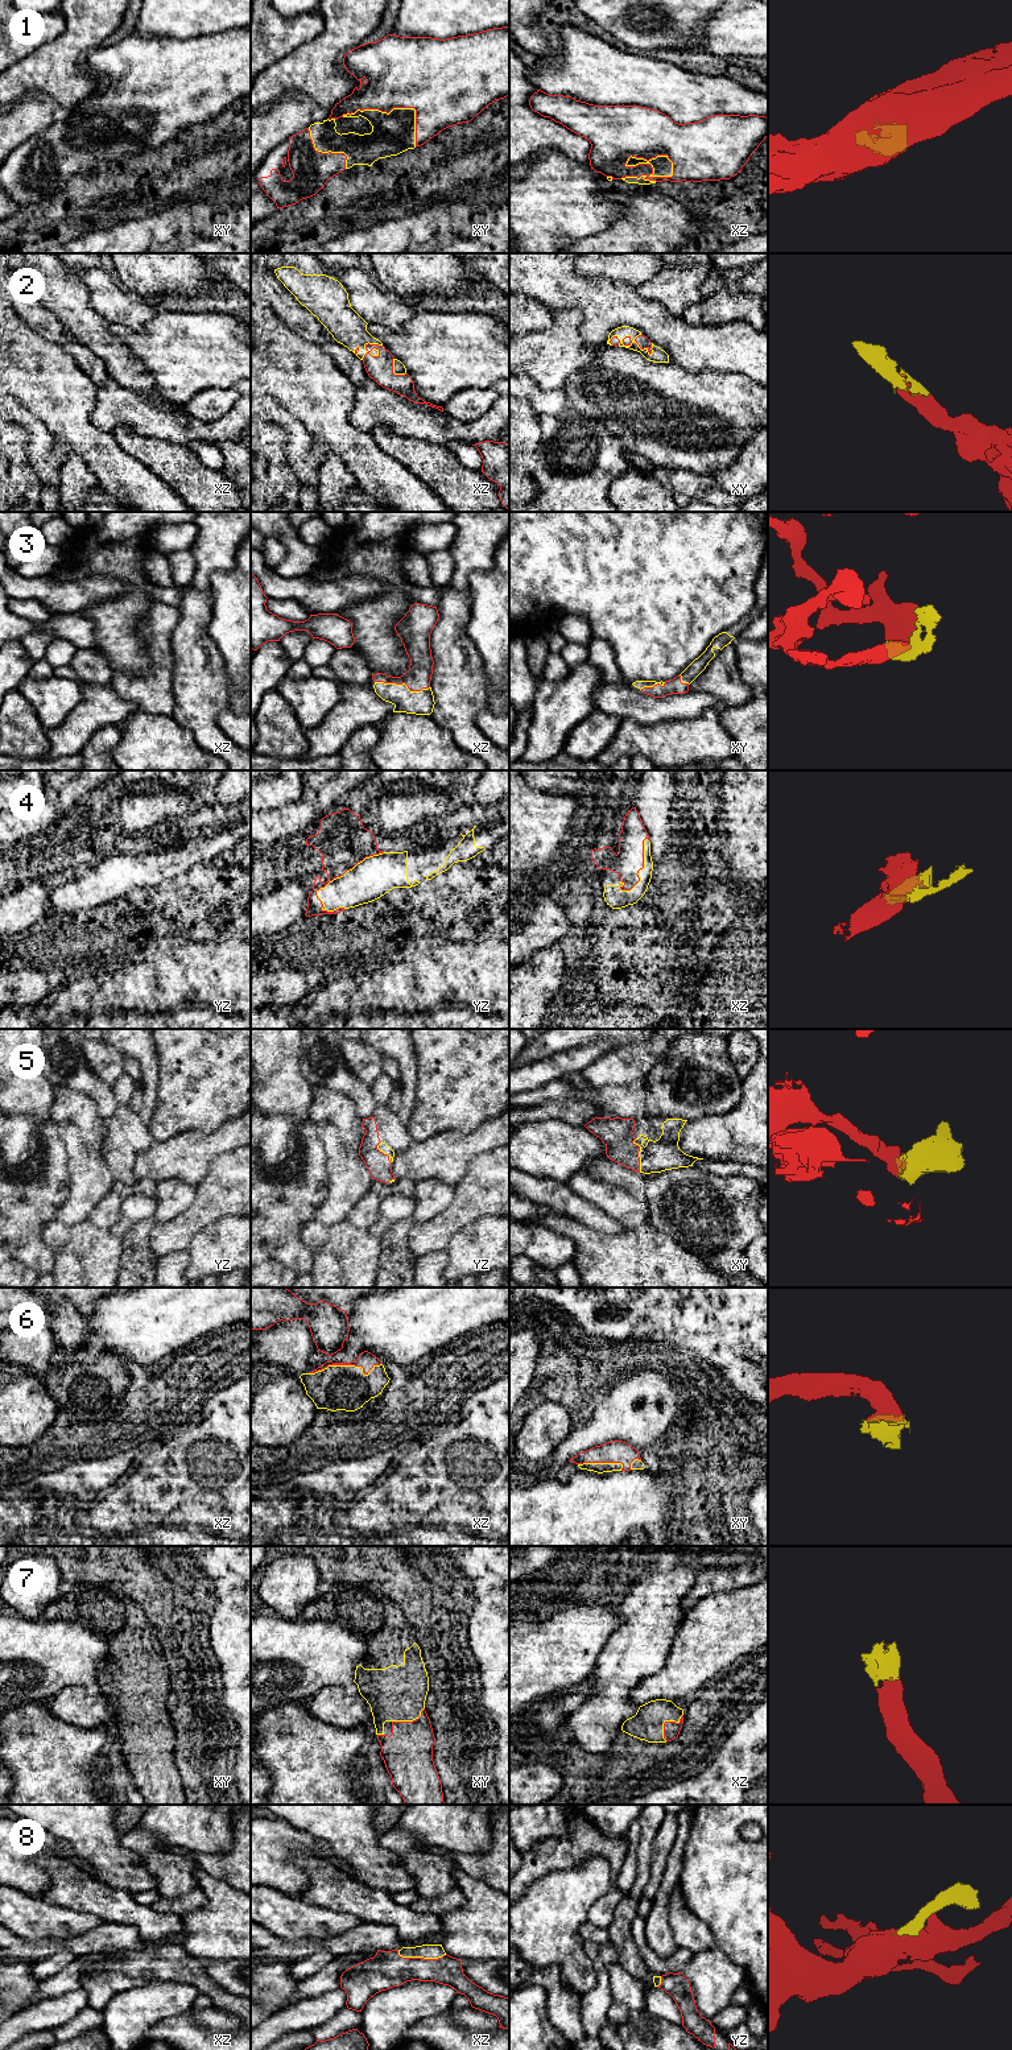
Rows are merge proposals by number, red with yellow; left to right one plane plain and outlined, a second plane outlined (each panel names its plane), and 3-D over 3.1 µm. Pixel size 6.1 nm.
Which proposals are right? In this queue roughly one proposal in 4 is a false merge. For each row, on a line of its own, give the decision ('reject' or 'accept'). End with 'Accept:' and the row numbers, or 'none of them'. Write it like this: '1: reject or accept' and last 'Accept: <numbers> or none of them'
1: accept
2: accept
3: accept
4: accept
5: accept
6: accept
7: accept
8: accept
Accept: 1, 2, 3, 4, 5, 6, 7, 8

